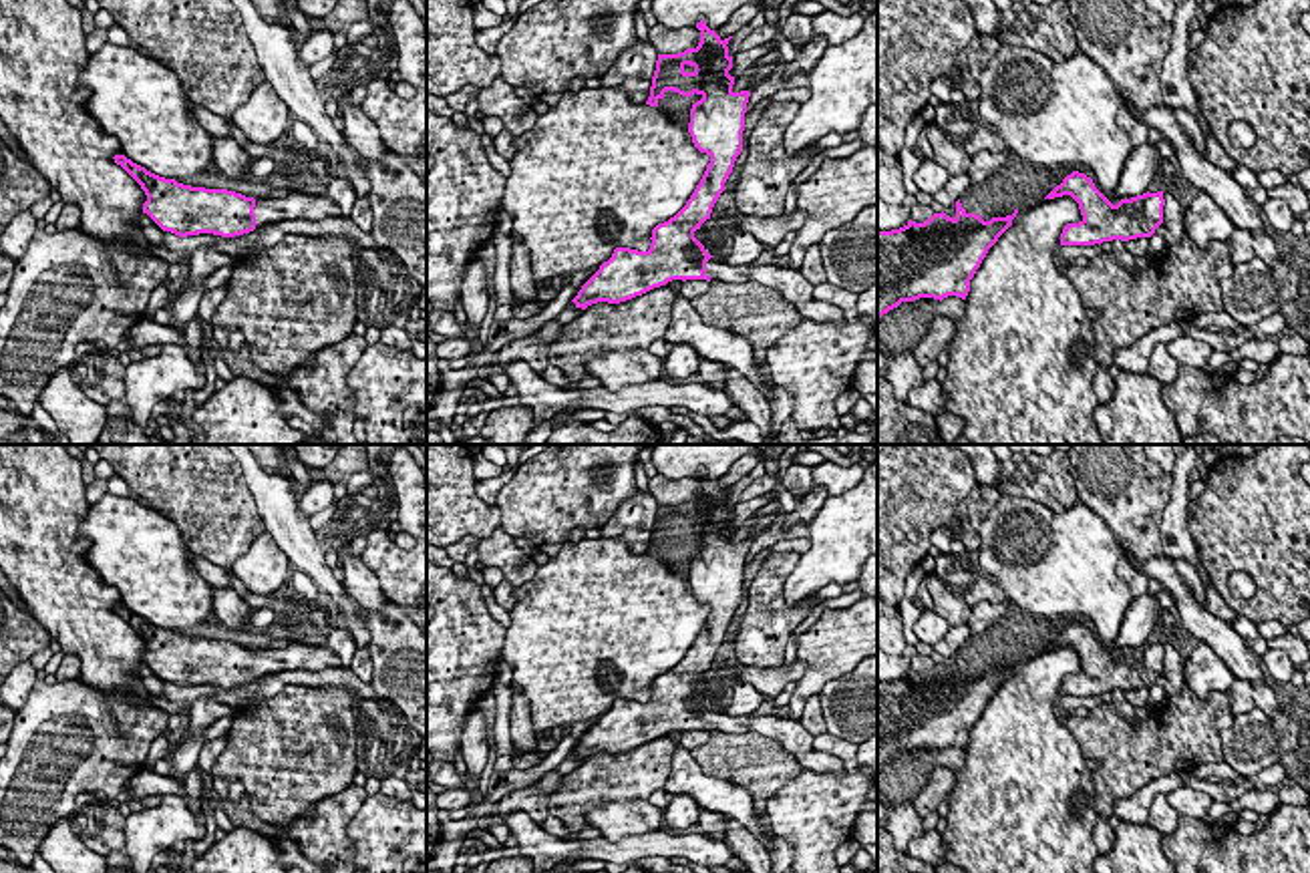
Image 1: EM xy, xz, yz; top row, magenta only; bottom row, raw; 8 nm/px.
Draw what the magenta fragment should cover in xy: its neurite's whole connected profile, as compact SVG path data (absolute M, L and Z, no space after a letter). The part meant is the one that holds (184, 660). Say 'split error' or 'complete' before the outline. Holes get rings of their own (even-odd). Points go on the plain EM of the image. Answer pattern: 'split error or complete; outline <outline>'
split error; outline M115 605L113 609L145 642L143 664L163 682L179 688L199 684L235 688L266 674L342 668L340 658L326 644L288 644L280 650L254 650L227 640L191 638L159 628L125 605Z

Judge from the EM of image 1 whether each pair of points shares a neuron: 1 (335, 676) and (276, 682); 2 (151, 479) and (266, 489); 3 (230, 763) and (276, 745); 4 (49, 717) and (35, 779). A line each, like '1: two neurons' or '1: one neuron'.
1: one neuron
2: two neurons
3: one neuron
4: one neuron

